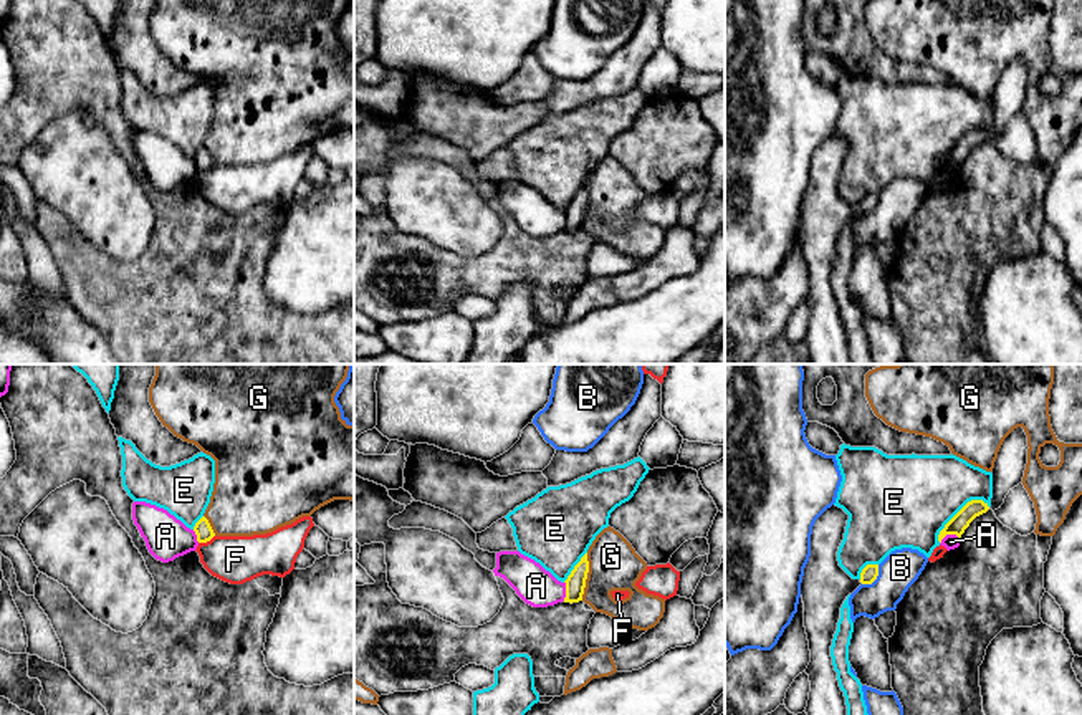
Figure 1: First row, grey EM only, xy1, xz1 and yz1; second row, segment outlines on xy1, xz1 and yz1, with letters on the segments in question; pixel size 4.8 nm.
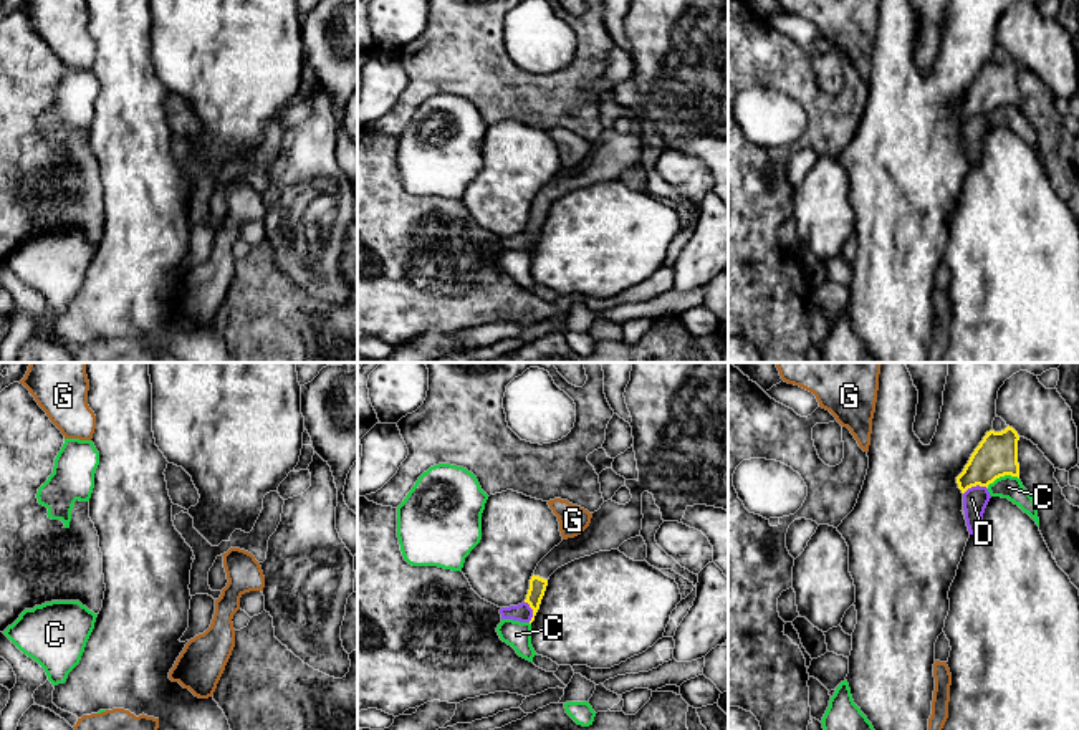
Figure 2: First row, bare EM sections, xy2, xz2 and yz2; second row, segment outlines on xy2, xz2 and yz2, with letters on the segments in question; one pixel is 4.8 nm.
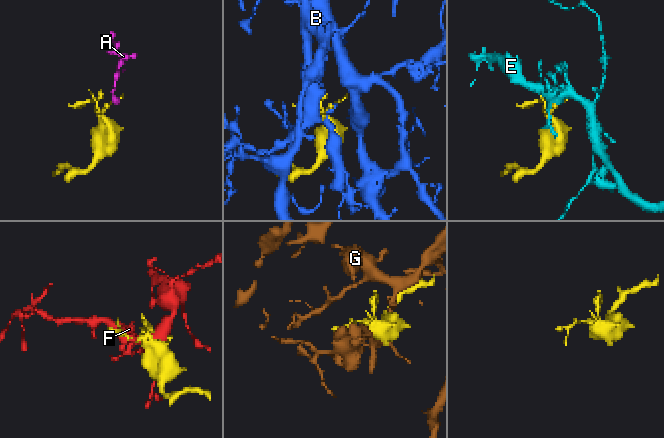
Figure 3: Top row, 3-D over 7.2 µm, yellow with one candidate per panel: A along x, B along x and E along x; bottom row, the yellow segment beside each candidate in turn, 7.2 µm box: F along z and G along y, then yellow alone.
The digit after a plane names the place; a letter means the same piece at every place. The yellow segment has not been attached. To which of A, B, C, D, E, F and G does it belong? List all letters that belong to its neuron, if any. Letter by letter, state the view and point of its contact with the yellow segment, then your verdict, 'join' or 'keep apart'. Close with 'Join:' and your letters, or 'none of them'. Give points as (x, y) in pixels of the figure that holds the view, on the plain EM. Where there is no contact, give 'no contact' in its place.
A: yz1 (948, 163) | keep apart
B: yz1 (876, 207) | keep apart
C: yz2 (1002, 105) | keep apart
D: yz2 (975, 115) | keep apart
E: yz1 (958, 141) | keep apart
F: xy1 (205, 171) | keep apart
G: xz1 (586, 206) | keep apart
Join: none of them

